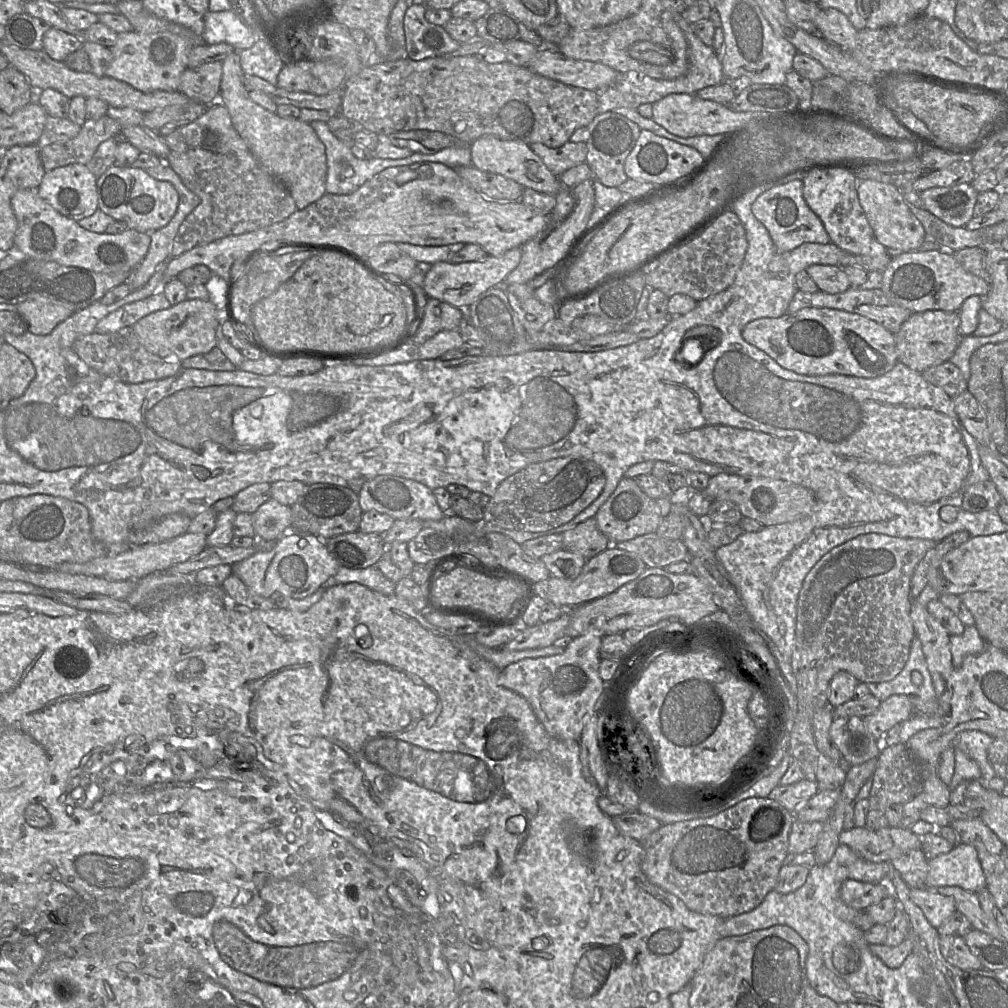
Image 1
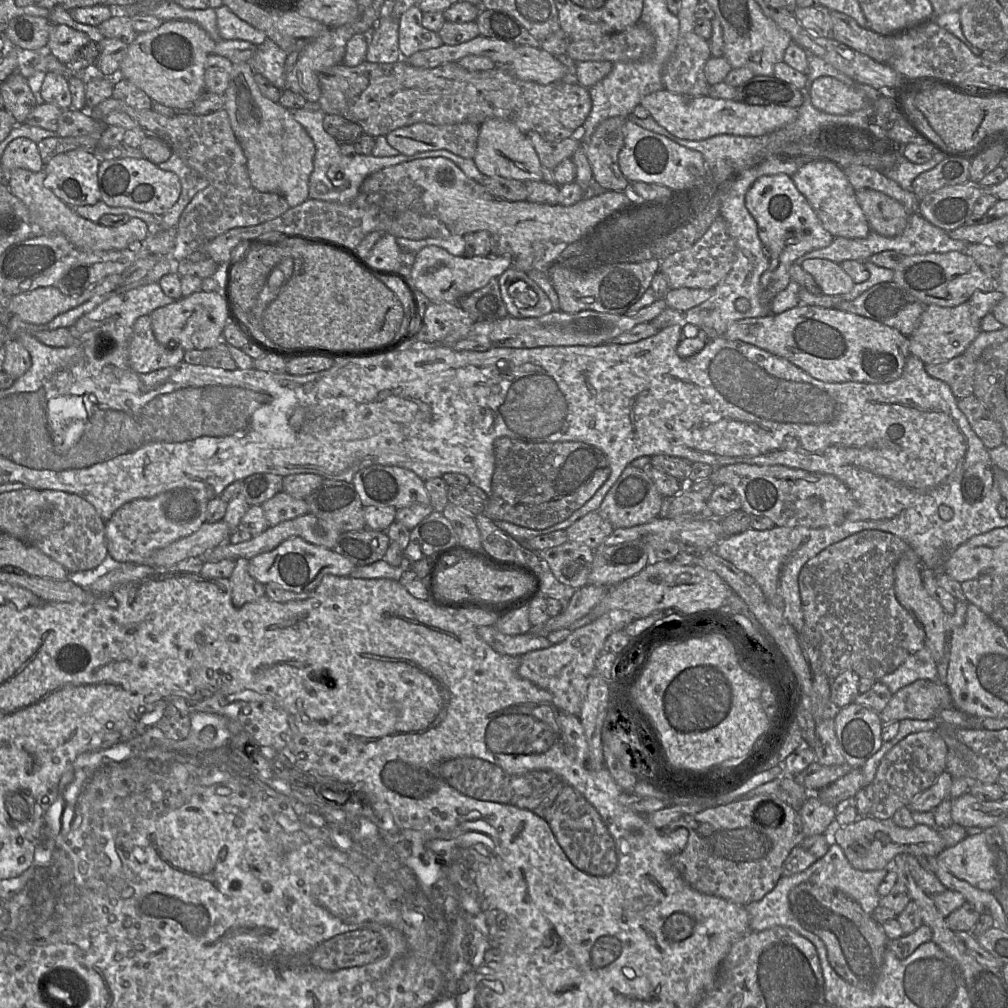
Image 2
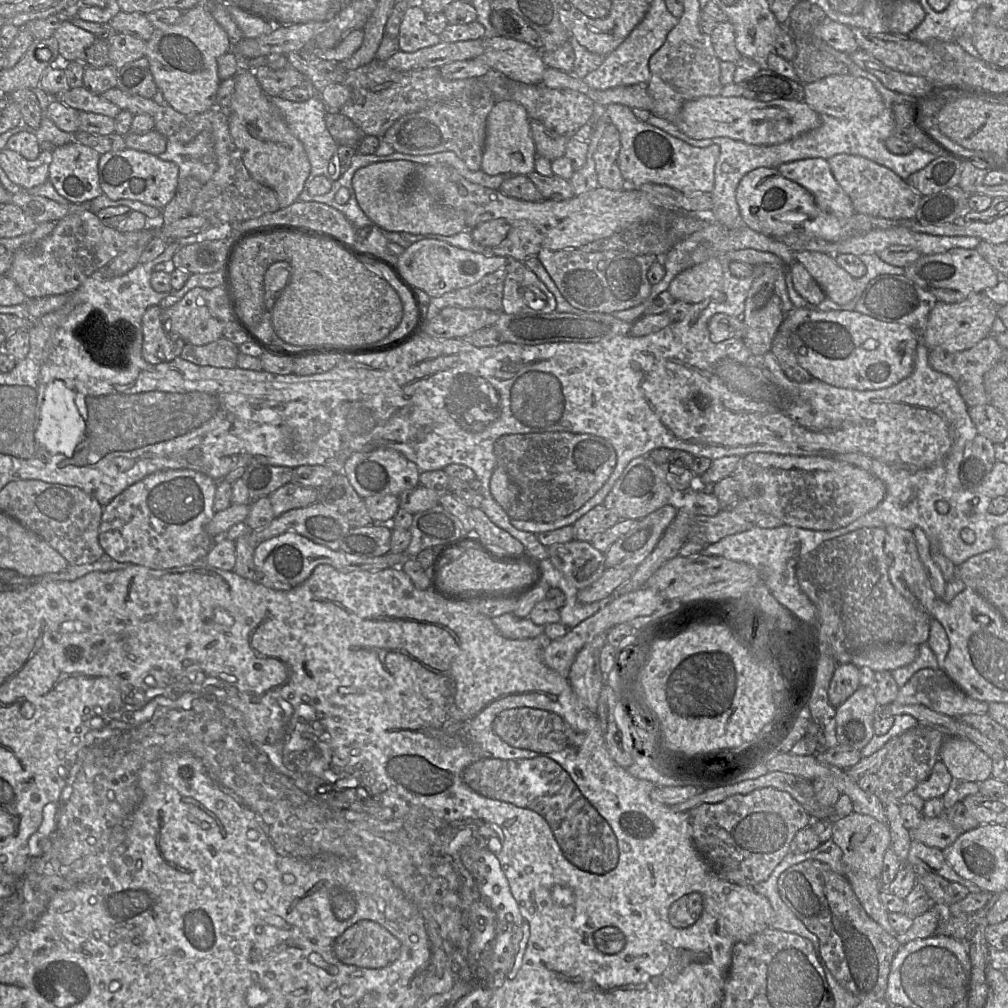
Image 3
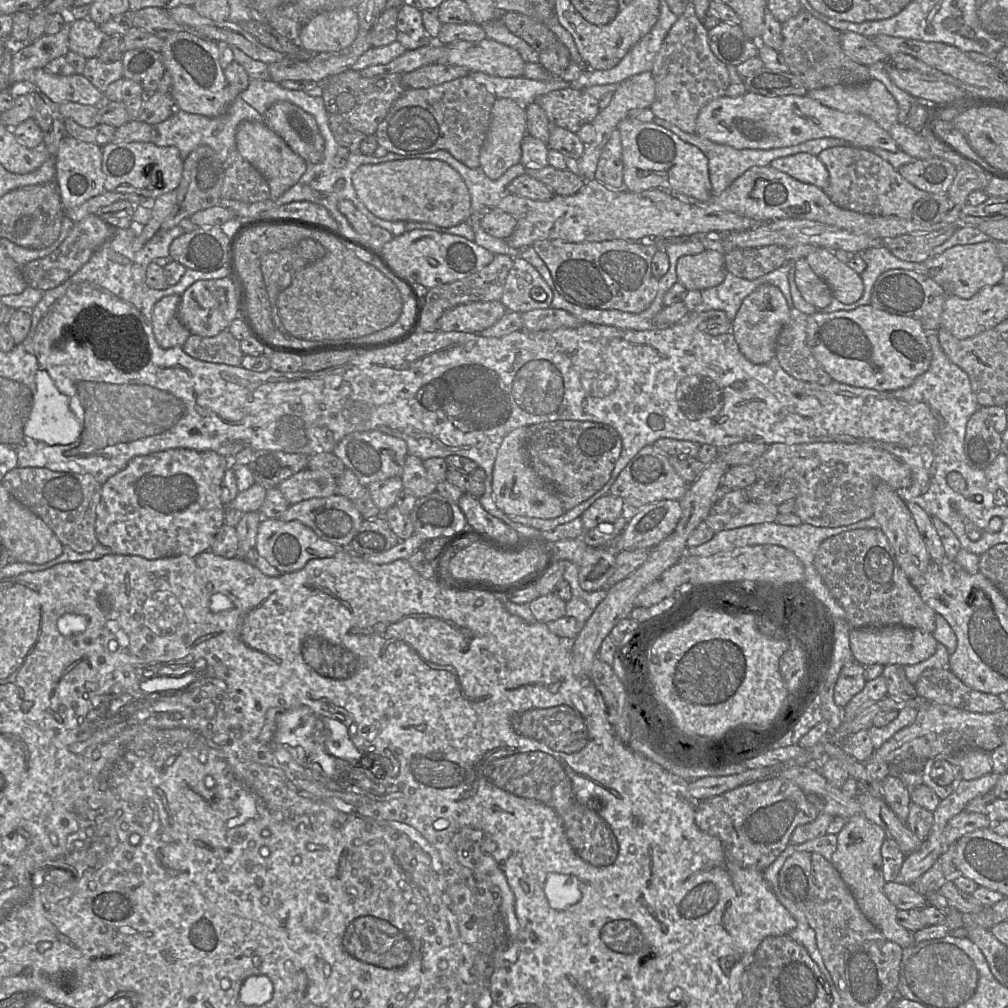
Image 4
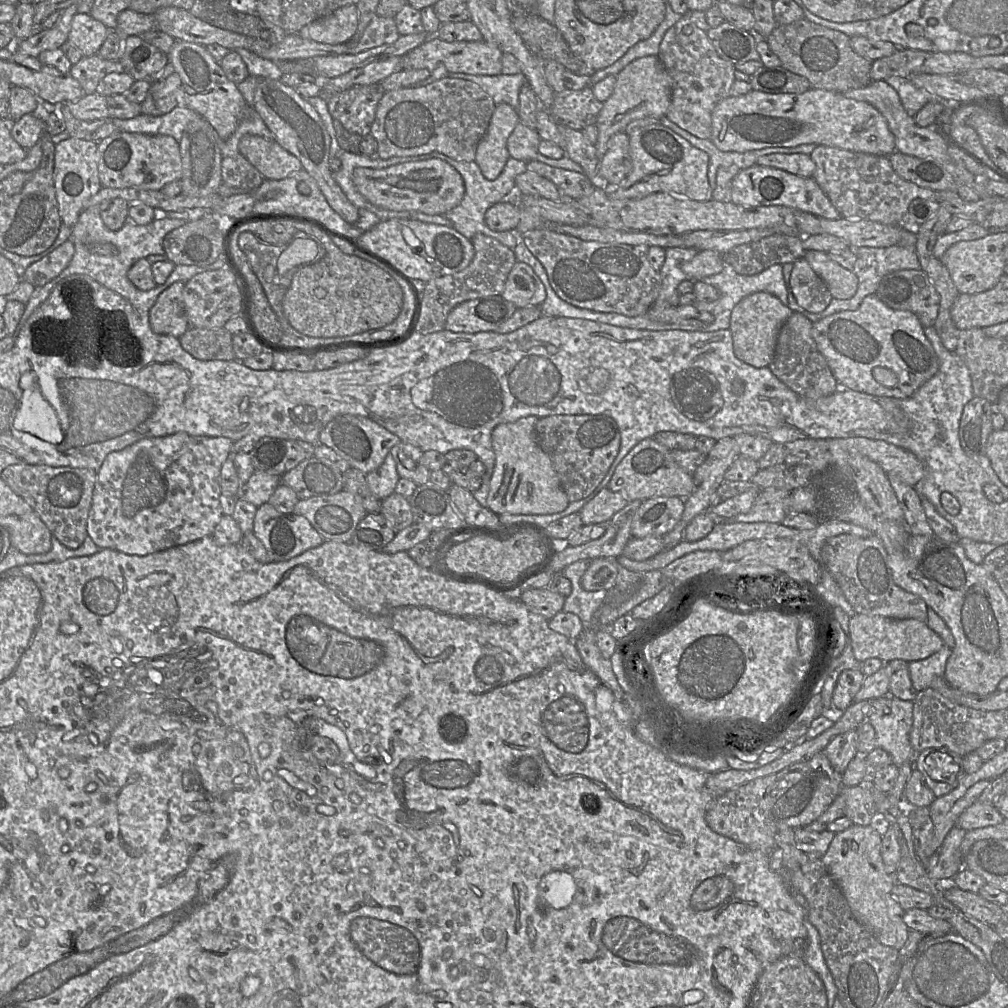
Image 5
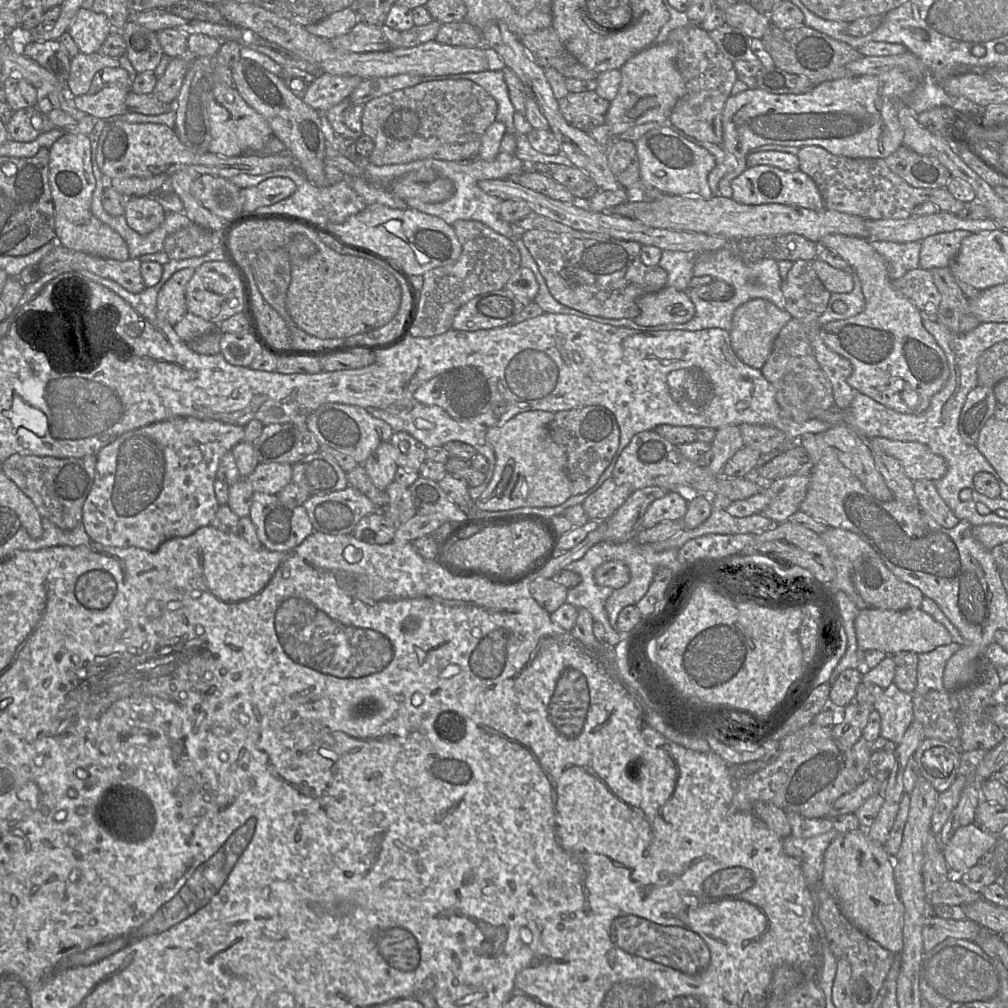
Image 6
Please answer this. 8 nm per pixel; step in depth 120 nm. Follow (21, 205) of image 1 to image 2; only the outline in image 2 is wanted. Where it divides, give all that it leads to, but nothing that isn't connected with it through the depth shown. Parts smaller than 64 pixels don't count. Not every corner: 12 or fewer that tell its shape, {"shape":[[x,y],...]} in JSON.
{"shape":[[16,168],[7,183],[28,207],[32,235],[60,233],[84,251],[121,250],[149,235],[131,217],[118,227],[84,219]]}

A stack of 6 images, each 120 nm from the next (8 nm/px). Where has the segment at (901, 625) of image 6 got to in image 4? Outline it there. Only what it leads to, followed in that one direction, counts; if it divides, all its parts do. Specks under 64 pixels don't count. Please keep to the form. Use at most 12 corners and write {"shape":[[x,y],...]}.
{"shape":[[904,626],[855,628],[853,660],[911,666],[929,659],[933,634]]}

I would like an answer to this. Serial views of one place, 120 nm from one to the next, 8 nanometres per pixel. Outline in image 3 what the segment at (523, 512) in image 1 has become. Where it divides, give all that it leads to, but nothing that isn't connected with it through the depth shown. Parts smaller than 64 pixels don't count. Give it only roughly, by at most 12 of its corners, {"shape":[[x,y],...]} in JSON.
{"shape":[[506,434],[497,466],[532,521],[577,511],[612,474],[597,435]]}

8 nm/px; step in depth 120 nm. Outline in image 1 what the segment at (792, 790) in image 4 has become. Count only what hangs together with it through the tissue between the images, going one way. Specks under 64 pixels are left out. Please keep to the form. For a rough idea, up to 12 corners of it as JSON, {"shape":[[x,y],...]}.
{"shape":[[751,797],[661,825],[641,869],[723,919],[774,890],[794,813]]}

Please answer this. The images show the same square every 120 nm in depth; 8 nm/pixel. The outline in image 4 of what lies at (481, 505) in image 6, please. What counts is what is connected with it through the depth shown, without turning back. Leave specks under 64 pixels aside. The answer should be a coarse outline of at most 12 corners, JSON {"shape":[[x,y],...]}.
{"shape":[[527,427],[497,452],[492,492],[508,516],[554,519],[566,511],[532,468]]}

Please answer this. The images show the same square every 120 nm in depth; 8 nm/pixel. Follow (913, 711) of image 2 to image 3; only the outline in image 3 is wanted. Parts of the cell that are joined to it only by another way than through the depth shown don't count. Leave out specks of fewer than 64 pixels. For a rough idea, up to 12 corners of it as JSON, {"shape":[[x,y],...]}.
{"shape":[[924,668],[900,687],[895,703],[945,716],[986,714],[944,669]]}

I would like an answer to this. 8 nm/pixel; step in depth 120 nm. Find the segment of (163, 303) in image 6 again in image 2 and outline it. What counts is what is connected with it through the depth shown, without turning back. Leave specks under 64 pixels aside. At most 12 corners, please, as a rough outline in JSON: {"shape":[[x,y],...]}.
{"shape":[[150,315],[134,323],[128,355],[149,373],[184,361],[182,347],[156,340]]}

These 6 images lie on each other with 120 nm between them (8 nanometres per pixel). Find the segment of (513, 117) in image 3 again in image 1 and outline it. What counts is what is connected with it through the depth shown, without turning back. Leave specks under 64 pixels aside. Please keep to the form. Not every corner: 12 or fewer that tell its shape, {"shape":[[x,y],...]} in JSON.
{"shape":[[484,135],[472,166],[556,196],[563,188],[521,141]]}

